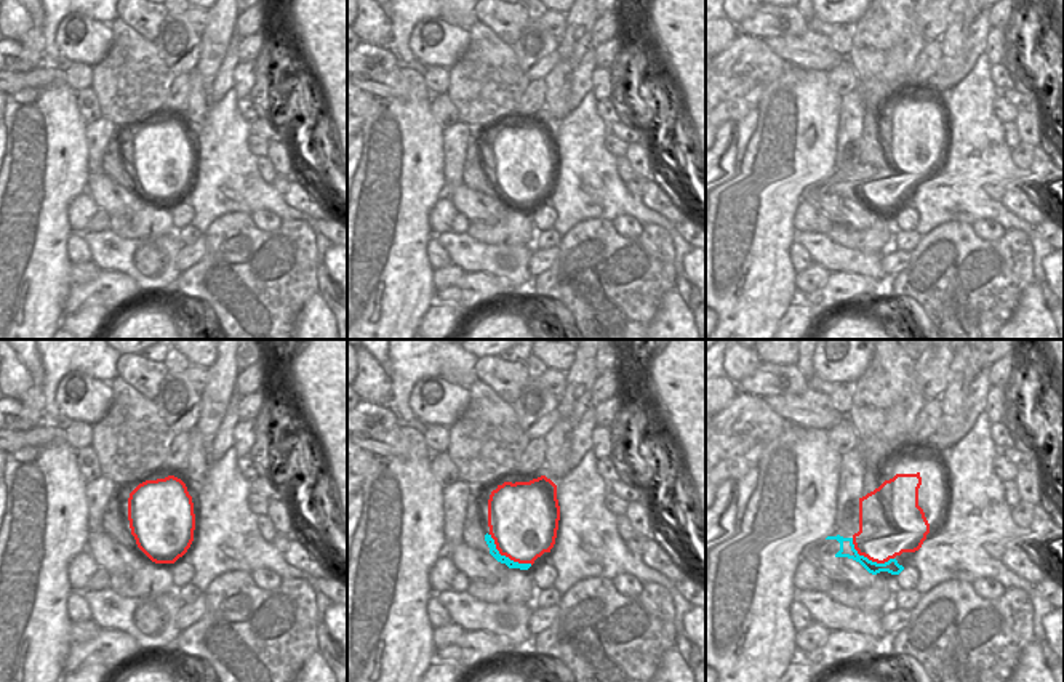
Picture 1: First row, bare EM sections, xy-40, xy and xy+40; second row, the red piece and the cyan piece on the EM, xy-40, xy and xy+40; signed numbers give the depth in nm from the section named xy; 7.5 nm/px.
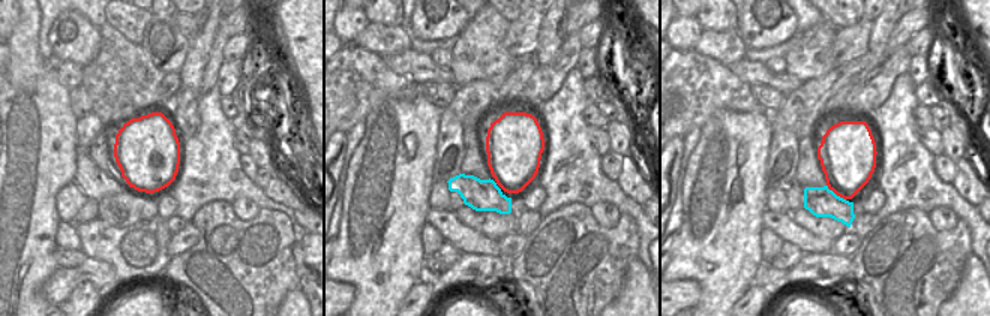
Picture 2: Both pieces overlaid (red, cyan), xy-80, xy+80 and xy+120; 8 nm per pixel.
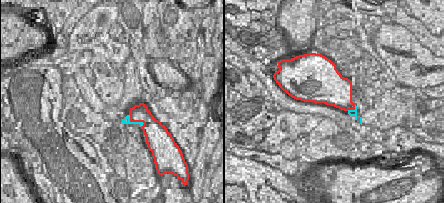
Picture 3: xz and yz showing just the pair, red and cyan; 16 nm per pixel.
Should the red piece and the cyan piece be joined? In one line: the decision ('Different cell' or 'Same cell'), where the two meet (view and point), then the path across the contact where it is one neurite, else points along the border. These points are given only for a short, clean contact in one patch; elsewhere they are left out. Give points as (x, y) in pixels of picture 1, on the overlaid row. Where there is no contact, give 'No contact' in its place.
Different cell. Touches red at xy (506, 556).

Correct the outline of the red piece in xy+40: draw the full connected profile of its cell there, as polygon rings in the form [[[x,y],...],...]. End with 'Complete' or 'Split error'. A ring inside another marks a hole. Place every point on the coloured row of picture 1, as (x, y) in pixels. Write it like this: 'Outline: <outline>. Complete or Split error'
Outline: [[[920,472],[896,474],[859,498],[859,532],[853,544],[859,556],[885,564],[922,548],[930,524],[918,506]]]. Complete.

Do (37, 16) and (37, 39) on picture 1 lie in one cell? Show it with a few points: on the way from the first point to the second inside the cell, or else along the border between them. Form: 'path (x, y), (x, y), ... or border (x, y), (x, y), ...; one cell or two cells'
path (37, 21), (37, 34); one cell

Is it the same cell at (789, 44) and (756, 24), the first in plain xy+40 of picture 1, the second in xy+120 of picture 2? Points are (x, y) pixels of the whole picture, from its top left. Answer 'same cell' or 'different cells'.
same cell

